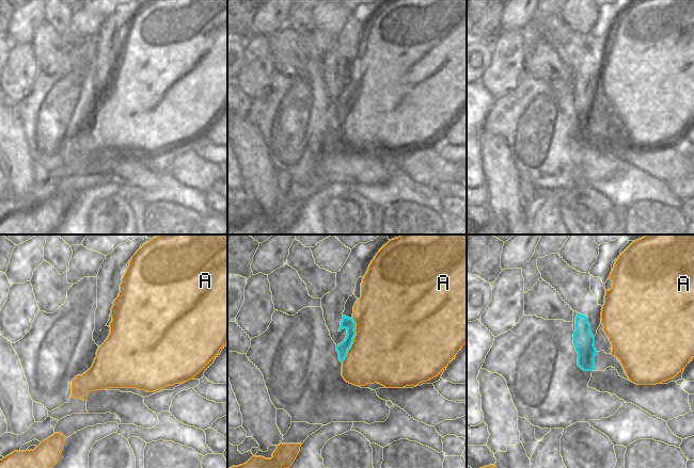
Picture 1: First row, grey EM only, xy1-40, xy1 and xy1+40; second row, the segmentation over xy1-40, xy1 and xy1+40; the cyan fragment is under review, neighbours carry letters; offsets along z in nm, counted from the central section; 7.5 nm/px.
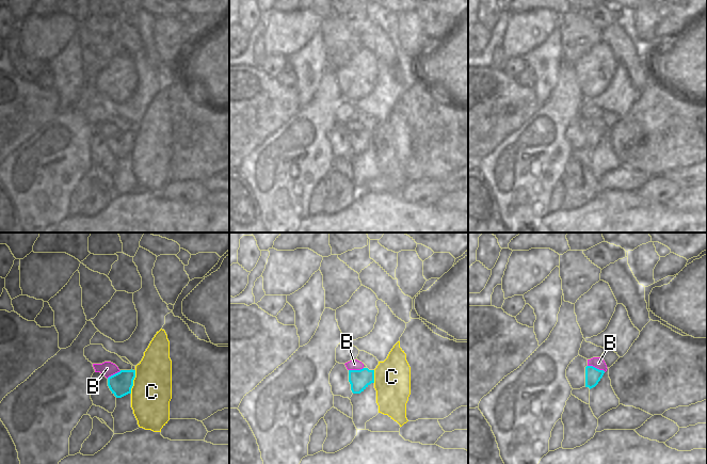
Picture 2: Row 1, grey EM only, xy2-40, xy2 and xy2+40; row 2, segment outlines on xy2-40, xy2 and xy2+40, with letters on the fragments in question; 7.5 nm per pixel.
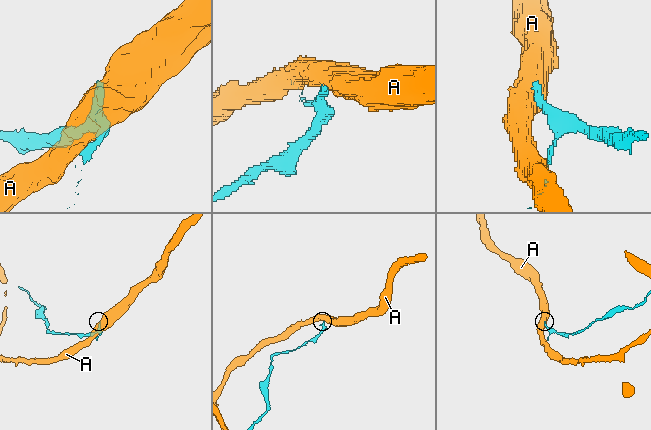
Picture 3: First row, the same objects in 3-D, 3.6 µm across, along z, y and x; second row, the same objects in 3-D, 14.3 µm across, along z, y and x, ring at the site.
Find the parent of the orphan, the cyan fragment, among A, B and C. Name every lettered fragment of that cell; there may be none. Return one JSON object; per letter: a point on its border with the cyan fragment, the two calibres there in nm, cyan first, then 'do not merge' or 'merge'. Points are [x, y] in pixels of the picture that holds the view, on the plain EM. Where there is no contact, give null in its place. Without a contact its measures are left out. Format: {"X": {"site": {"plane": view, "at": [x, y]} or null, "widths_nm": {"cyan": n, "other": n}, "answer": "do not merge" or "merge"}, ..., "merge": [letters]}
{"A": {"site": {"plane": "xy1", "at": [352, 101]}, "widths_nm": {"cyan": 90, "other": 500}, "answer": "do not merge"}, "B": {"site": {"plane": "xy2+40", "at": [596, 129]}, "widths_nm": {"cyan": 120, "other": 90}, "answer": "do not merge"}, "C": {"site": {"plane": "xy2-40", "at": [132, 143]}, "widths_nm": {"cyan": 170, "other": 300}, "answer": "do not merge"}, "merge": []}

